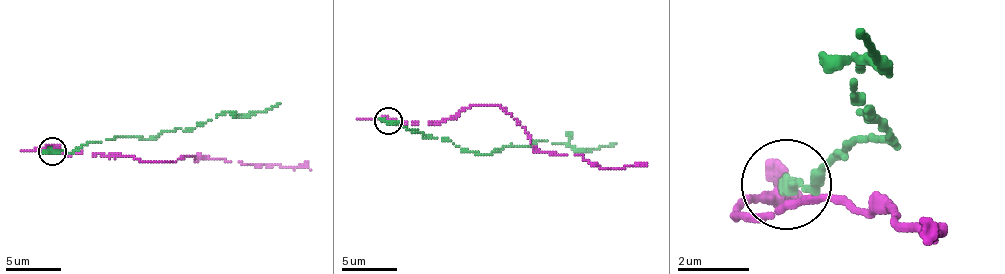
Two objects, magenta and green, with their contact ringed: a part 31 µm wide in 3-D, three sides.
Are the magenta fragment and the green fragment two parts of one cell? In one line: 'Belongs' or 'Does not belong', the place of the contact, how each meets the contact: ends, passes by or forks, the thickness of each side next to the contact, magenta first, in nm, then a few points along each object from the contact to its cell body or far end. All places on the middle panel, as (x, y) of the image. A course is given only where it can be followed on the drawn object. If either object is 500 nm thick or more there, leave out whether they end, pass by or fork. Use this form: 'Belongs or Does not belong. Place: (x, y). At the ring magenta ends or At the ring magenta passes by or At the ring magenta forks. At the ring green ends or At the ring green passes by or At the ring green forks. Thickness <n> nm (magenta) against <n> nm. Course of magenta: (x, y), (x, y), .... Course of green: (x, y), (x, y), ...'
Does not belong. Place: (388, 121). At the ring magenta passes by. At the ring green ends. Thickness 400 nm (magenta) against 440 nm. Course of magenta: (387, 121), (439, 121), (473, 105), (500, 105), (541, 152), (580, 154), (602, 168), (646, 163). Course of green: (387, 121), (481, 154), (528, 146), (539, 141), (591, 152), (616, 143)

